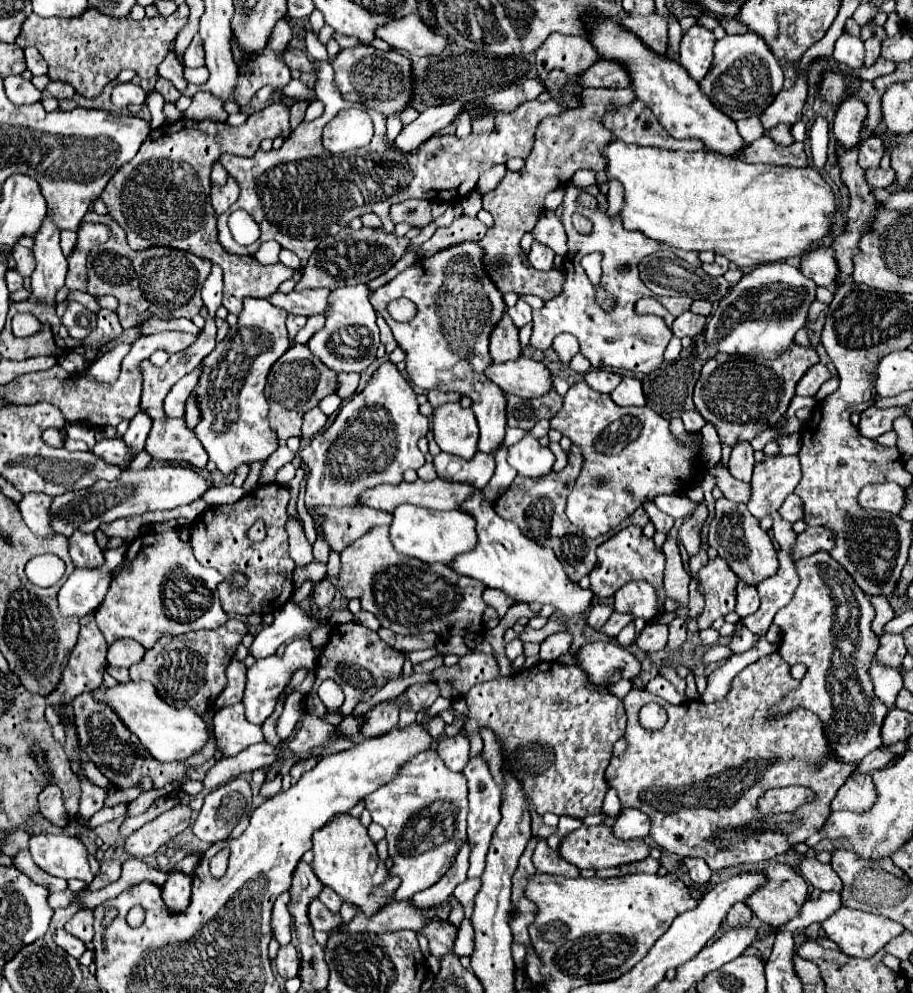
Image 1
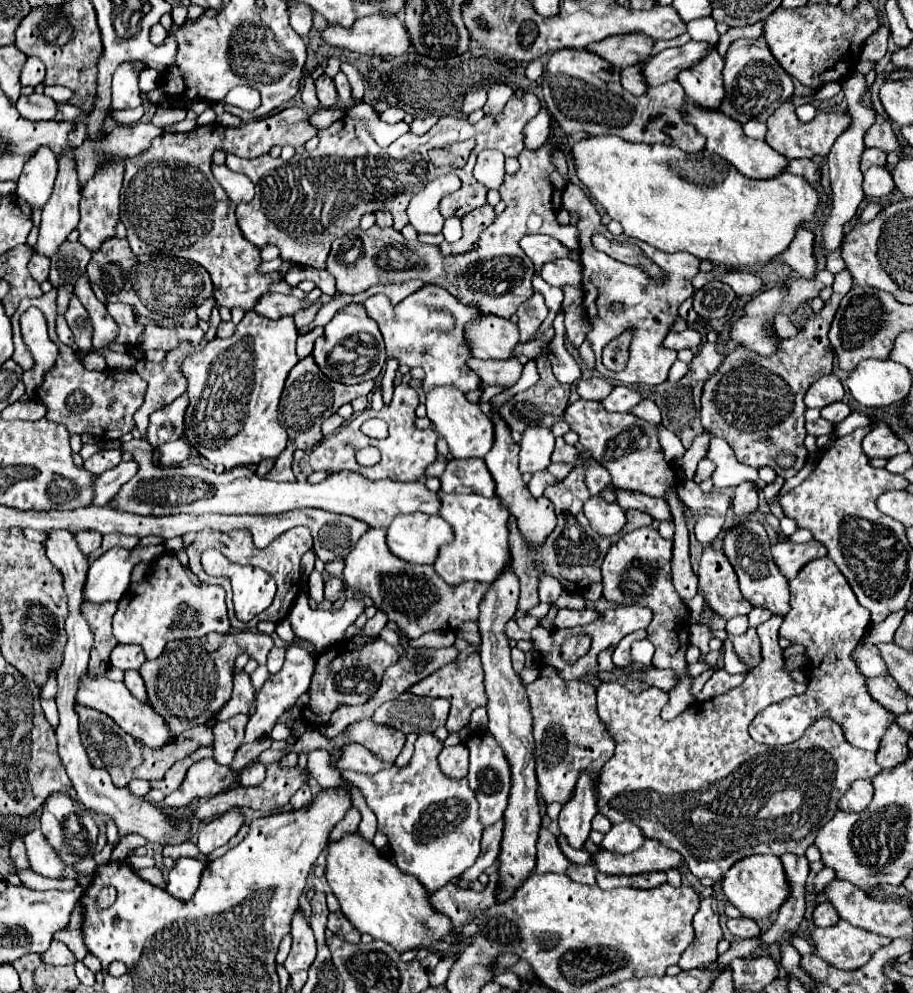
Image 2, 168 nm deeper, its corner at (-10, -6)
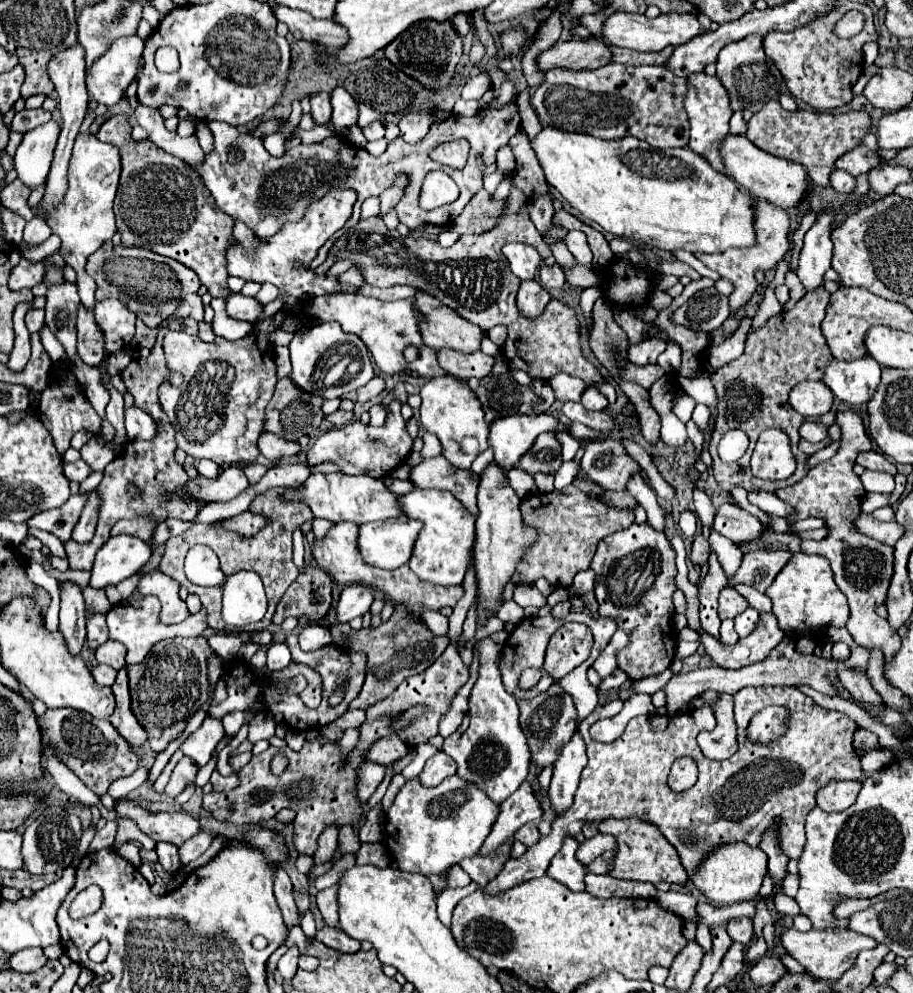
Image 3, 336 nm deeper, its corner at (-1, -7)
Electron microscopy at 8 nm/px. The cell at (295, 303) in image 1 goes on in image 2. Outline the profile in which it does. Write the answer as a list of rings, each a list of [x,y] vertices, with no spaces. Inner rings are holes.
[[[264,293],[264,297],[260,297],[258,305],[254,305],[254,313],[268,317],[268,319],[278,319],[284,315],[294,315],[296,311],[310,307],[312,303],[308,301],[300,301],[292,295],[278,295],[278,293]]]

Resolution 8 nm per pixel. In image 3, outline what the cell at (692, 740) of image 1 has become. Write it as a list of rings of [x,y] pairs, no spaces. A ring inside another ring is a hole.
[[[749,686],[749,688],[741,688],[737,694],[733,694],[733,702],[735,702],[735,722],[737,722],[737,740],[739,740],[739,750],[727,758],[727,760],[709,760],[703,756],[699,744],[697,744],[697,734],[701,730],[713,730],[715,728],[715,710],[713,704],[719,700],[719,692],[715,690],[707,690],[701,694],[703,706],[701,708],[689,708],[687,712],[675,714],[675,716],[659,716],[659,714],[643,714],[637,716],[633,720],[629,720],[625,732],[621,738],[617,738],[615,742],[609,744],[601,744],[601,742],[593,742],[589,736],[589,726],[601,718],[607,716],[615,716],[619,714],[621,702],[619,700],[611,700],[603,706],[597,706],[587,718],[583,718],[579,722],[579,734],[583,736],[585,744],[587,744],[587,756],[589,762],[581,774],[581,782],[575,794],[575,802],[573,806],[565,812],[565,818],[557,818],[553,822],[553,830],[549,836],[543,836],[541,842],[537,842],[537,846],[531,846],[527,850],[525,856],[517,858],[517,860],[507,860],[507,864],[503,866],[503,870],[483,888],[485,894],[495,896],[503,890],[509,890],[511,886],[517,886],[521,882],[527,882],[531,878],[539,878],[547,872],[547,866],[551,862],[551,858],[557,854],[557,850],[561,848],[561,842],[565,838],[565,834],[577,832],[581,834],[581,828],[587,822],[601,822],[607,818],[633,818],[637,816],[639,820],[651,822],[653,826],[657,826],[657,830],[667,838],[667,842],[671,846],[675,846],[675,850],[681,856],[681,864],[687,870],[687,874],[695,874],[697,868],[705,862],[705,858],[717,850],[723,844],[733,844],[733,842],[745,842],[749,846],[759,846],[763,834],[767,830],[773,828],[775,818],[781,818],[781,824],[777,826],[777,838],[779,838],[779,846],[783,850],[783,854],[787,858],[797,858],[801,856],[803,848],[805,848],[805,816],[809,810],[815,808],[815,794],[819,788],[827,786],[831,780],[859,780],[863,776],[863,768],[861,768],[861,754],[855,750],[853,746],[853,732],[857,730],[857,724],[845,716],[843,712],[833,712],[833,710],[825,710],[821,706],[817,706],[813,702],[813,698],[805,696],[803,692],[799,692],[793,686]],[[771,704],[781,704],[787,706],[791,710],[791,726],[787,730],[787,734],[771,744],[751,744],[747,740],[747,724],[751,720],[751,716],[757,712],[757,706],[771,706]],[[679,758],[693,758],[697,768],[699,768],[699,778],[695,782],[695,786],[691,786],[685,792],[673,792],[667,784],[667,776],[669,770],[673,766],[675,760]]]

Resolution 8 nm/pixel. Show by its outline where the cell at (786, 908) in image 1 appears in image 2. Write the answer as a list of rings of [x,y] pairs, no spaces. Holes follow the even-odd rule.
[[[750,855],[742,861],[736,861],[722,877],[722,891],[726,899],[742,911],[744,917],[750,919],[764,919],[772,911],[778,911],[780,905],[788,897],[788,883],[782,869],[782,861],[770,855]]]

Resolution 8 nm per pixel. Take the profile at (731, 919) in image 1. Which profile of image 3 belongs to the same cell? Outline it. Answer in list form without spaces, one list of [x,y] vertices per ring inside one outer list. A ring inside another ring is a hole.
[[[735,918],[727,922],[727,934],[731,936],[733,942],[741,942],[741,944],[749,944],[753,938],[753,922],[751,918]]]

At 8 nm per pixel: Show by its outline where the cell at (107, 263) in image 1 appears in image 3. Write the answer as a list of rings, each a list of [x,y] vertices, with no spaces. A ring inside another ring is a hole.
[[[105,242],[101,250],[89,256],[85,270],[97,282],[97,302],[117,298],[149,328],[157,328],[161,322],[171,318],[185,296],[195,294],[201,286],[197,274],[177,260],[165,258],[147,248],[123,248],[113,246],[111,242]]]

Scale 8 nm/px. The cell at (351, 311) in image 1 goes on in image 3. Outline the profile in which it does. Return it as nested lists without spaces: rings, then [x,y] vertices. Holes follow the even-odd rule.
[[[323,322],[319,326],[301,328],[295,334],[293,342],[289,344],[289,350],[291,350],[291,362],[293,362],[293,370],[291,370],[293,382],[297,382],[297,386],[301,390],[307,390],[313,394],[323,394],[325,398],[339,398],[345,392],[351,392],[359,386],[365,386],[375,376],[365,342],[357,334],[343,332],[341,324],[337,324],[337,322]],[[339,360],[347,360],[347,368],[345,368],[341,380],[335,382],[333,386],[325,386],[327,372]]]

